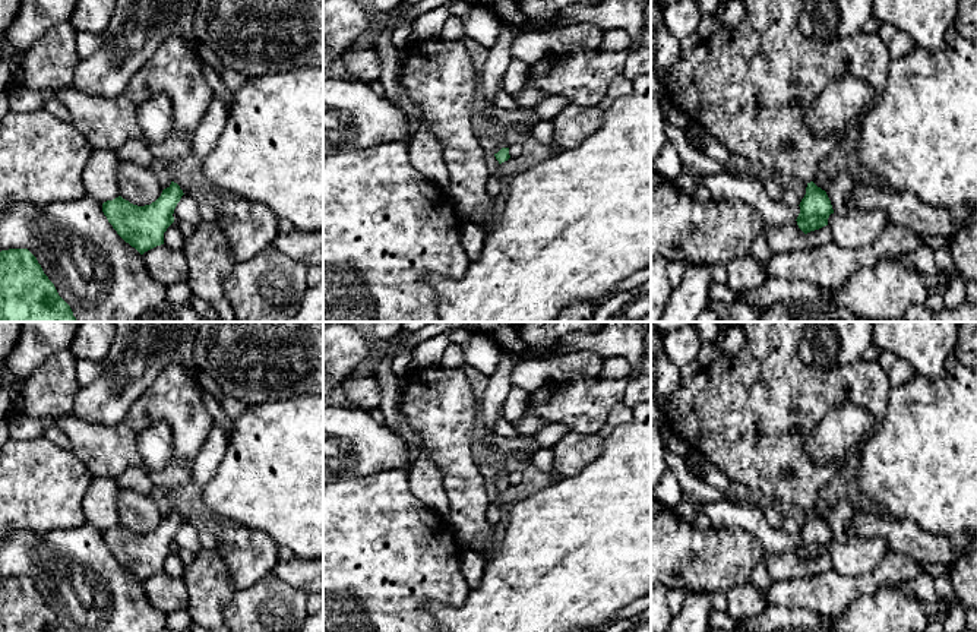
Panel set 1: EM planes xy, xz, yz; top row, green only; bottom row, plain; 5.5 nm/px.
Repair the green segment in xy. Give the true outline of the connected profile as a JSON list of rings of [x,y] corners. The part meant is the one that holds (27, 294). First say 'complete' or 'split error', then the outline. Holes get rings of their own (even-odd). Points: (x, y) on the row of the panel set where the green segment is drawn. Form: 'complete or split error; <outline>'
complete; [[[28,249],[0,252],[0,322],[79,322]]]

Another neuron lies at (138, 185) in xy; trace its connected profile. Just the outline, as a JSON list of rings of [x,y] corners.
[[[120,161],[117,181],[120,196],[137,206],[151,205],[162,193],[152,170],[133,162]]]

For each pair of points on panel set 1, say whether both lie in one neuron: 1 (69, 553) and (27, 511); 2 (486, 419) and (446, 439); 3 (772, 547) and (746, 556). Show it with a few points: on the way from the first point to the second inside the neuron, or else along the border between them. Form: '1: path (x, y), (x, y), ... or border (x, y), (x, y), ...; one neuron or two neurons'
1: border (82, 524), (46, 533), (15, 530); two neurons
2: border (477, 403), (480, 422); two neurons
3: border (737, 528), (749, 531), (759, 542), (765, 558); two neurons

